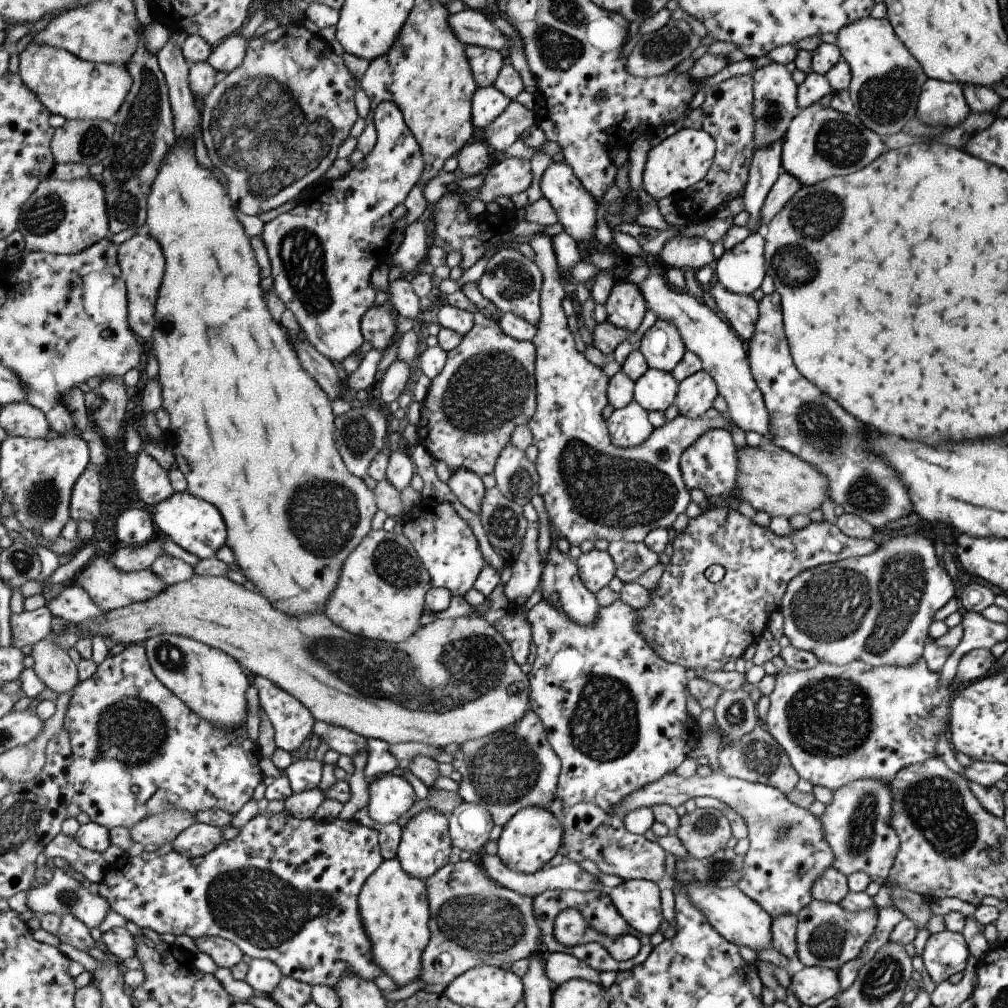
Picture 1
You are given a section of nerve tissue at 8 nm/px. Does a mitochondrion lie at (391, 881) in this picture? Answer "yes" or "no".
no

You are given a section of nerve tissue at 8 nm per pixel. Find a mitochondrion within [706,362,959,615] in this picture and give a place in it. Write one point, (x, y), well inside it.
(819, 429)

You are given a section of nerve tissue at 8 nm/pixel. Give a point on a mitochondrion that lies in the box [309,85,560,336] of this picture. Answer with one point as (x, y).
(512, 279)

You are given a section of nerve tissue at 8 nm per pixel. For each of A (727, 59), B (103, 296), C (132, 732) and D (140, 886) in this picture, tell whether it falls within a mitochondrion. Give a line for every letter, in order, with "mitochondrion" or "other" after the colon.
A: other
B: other
C: mitochondrion
D: other

